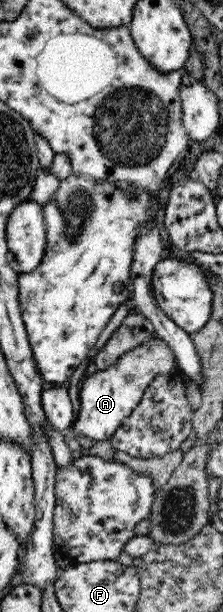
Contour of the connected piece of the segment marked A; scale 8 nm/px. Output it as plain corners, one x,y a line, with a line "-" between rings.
157,336
125,353
111,369
95,371
83,381
78,391
80,409
70,426
75,434
74,438
82,434
95,442
110,440
121,423
137,406
149,382
157,374
171,373
176,369
177,361
175,361
173,351
165,345
163,339

